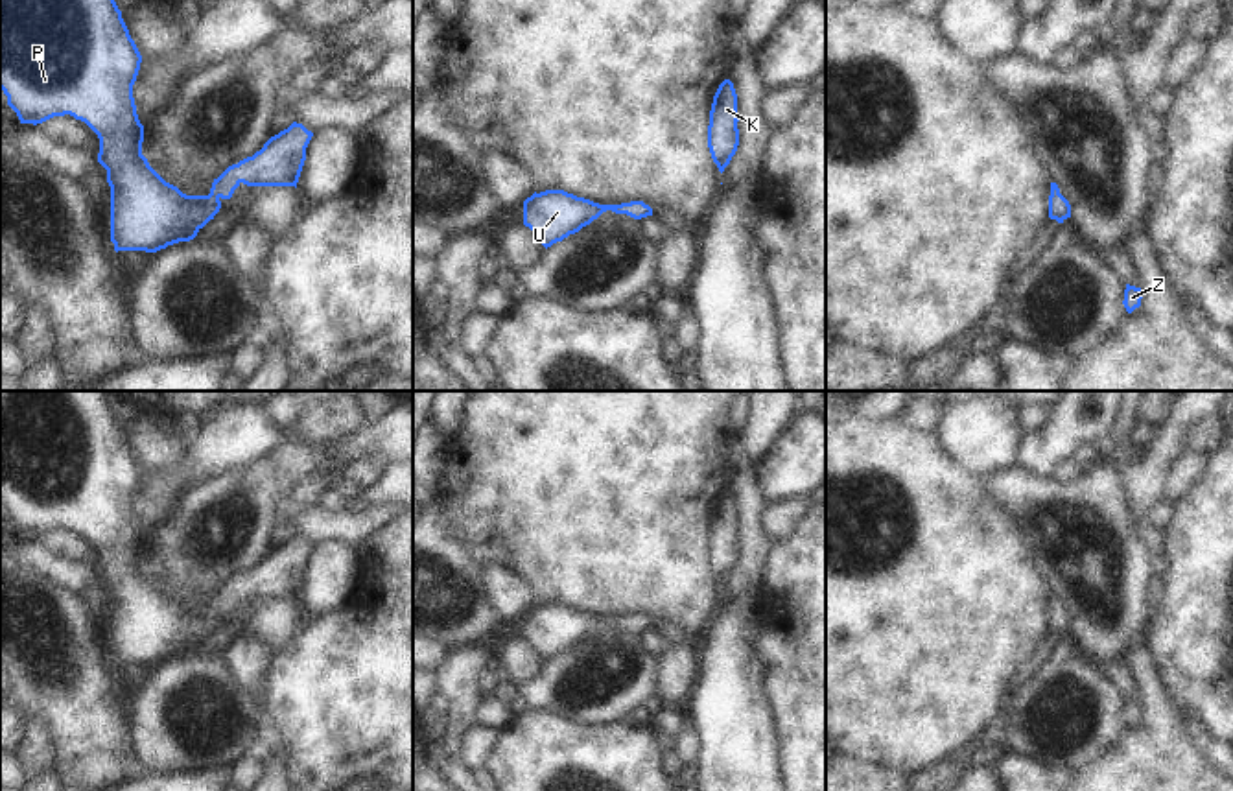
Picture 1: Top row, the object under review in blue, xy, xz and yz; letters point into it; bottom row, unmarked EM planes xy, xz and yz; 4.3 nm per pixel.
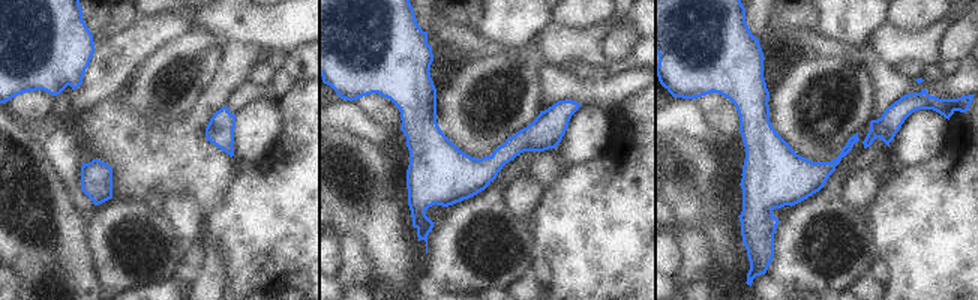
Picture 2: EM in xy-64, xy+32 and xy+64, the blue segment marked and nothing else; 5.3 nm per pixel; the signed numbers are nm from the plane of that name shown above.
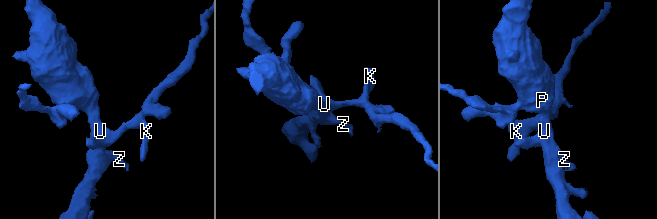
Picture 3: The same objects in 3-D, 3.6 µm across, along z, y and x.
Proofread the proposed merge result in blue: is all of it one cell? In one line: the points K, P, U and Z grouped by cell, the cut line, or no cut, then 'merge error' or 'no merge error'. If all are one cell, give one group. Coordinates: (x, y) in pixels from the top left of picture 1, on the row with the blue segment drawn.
K P U Z | no cut | no merge error

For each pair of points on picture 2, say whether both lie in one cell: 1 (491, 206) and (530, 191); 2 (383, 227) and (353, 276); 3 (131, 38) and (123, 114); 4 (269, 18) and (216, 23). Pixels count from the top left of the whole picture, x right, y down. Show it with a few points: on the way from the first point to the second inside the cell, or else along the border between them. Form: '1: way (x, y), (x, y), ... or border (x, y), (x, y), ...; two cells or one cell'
1: border (501, 197), (515, 215), (528, 222); two cells
2: border (347, 234), (356, 234), (366, 246), (371, 284); two cells
3: border (126, 87), (95, 105); two cells
4: way (255, 23), (230, 23); one cell

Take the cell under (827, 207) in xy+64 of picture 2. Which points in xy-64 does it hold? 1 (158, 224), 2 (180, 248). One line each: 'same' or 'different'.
1: same
2: same

